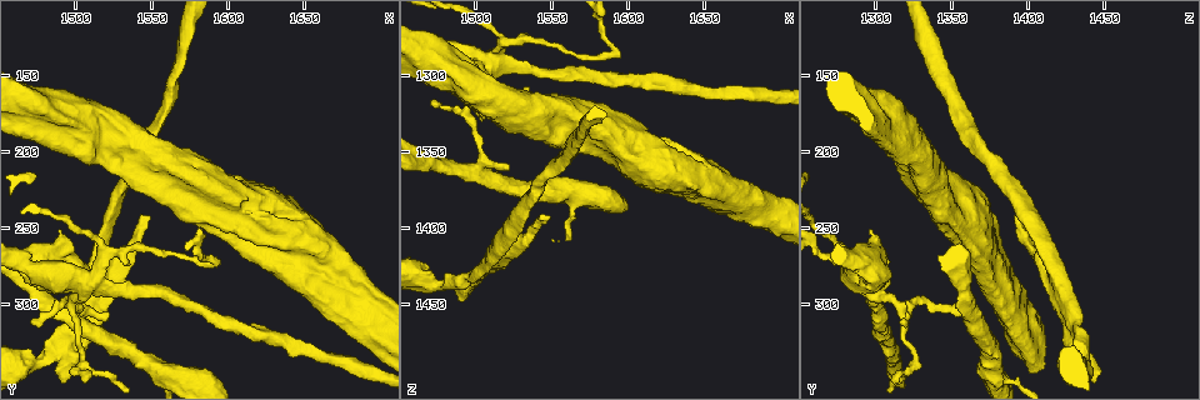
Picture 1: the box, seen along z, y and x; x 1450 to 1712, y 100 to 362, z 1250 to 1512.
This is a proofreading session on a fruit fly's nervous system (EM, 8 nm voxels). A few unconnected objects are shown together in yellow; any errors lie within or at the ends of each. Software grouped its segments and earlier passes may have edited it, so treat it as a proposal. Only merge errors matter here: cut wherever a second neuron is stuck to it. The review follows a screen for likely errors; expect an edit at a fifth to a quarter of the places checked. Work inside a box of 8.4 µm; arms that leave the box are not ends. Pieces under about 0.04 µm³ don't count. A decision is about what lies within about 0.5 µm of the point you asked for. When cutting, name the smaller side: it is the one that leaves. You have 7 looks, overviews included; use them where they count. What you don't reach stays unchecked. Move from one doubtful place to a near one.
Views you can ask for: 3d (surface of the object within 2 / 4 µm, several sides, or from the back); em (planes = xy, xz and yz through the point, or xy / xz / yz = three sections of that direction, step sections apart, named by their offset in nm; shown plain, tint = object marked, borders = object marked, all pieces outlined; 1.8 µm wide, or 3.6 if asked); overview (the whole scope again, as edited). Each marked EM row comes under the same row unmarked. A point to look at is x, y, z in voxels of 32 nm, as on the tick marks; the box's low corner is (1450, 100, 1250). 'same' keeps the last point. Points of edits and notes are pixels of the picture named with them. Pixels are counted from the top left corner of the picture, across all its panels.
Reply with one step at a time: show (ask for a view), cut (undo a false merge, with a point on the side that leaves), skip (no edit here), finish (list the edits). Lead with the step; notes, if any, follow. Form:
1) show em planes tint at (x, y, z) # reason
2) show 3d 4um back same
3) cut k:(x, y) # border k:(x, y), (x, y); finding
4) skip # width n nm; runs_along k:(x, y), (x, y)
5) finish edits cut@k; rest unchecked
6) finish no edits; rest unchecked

show em 3.6um xy step 16 tint at (1566, 210, 1326)

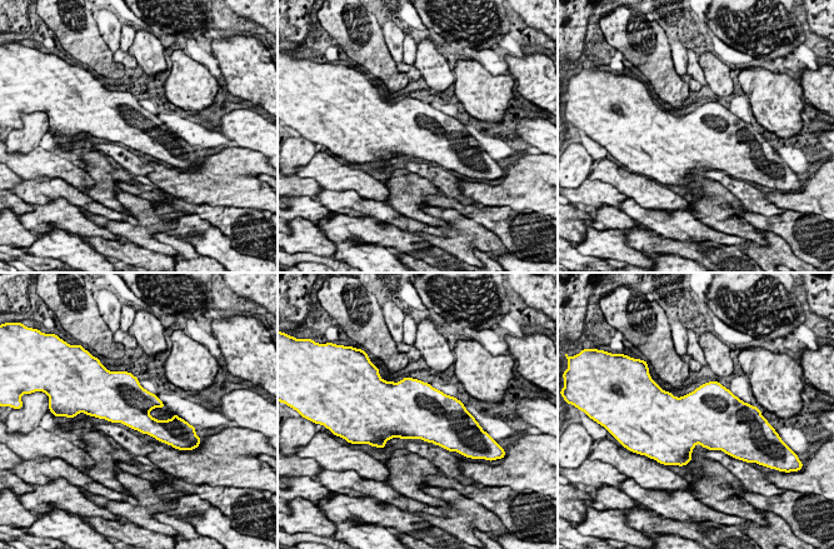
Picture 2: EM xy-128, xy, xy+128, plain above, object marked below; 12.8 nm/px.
show em 3.6um planes borders same

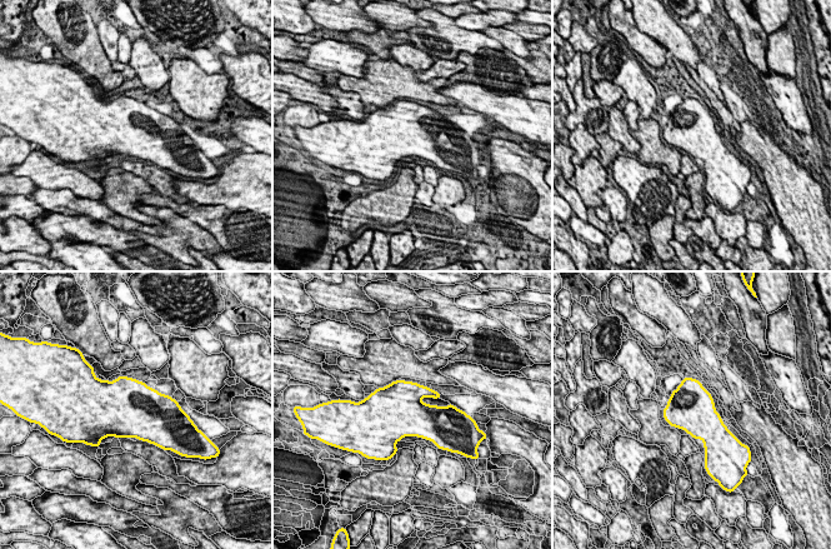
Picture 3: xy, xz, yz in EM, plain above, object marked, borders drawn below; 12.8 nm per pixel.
skip # width 600 nm; one neuron here

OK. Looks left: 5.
show em 3.6um xz step 8 tint at (1606, 234, 1354) # calibre changes

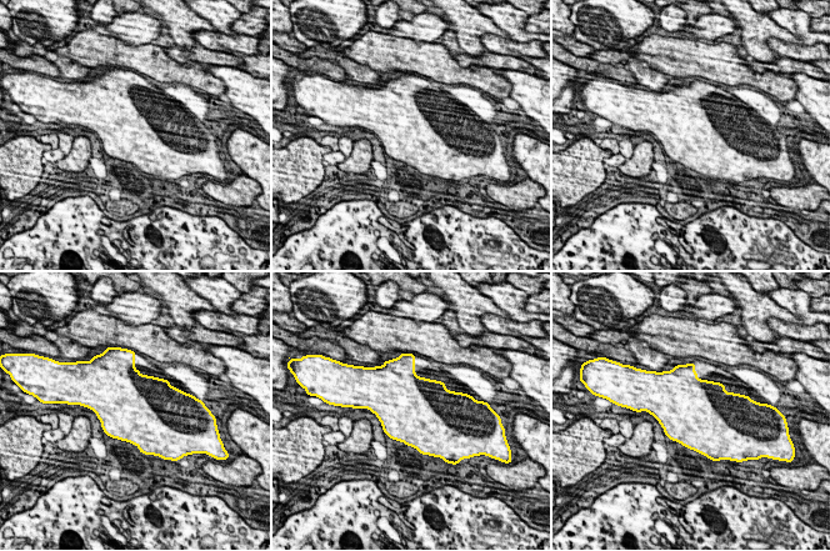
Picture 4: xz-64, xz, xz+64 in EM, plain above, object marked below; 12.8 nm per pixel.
show em 3.6um planes tint same # another direction

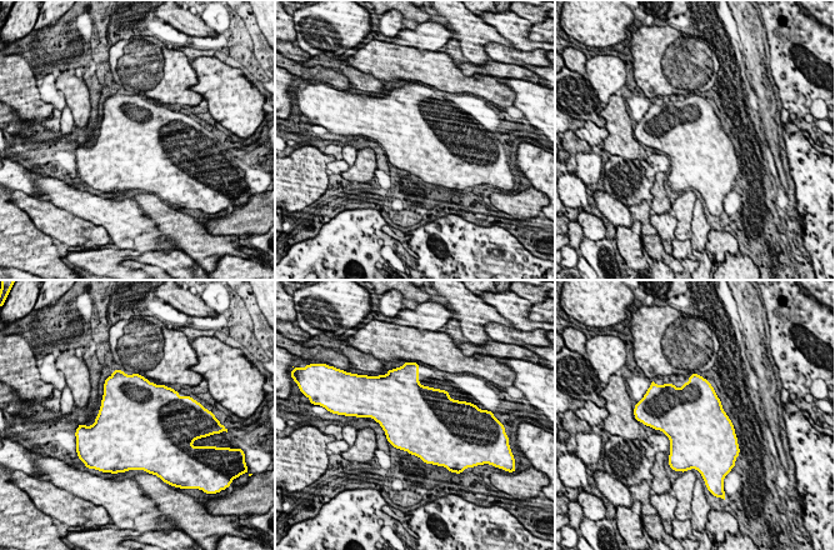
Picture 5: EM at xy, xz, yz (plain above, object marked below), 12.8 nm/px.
skip # width 800 nm; all the same neuron

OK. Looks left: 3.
show 3d 2um at (1590, 272, 1284) # abrupt turn

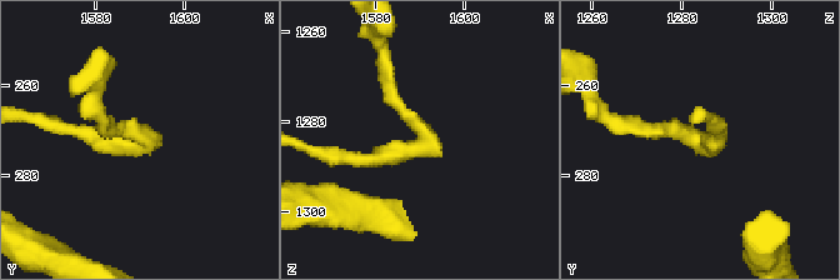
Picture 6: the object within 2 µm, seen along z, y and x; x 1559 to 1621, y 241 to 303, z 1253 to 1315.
show em xy step 8 borders at (1590, 274, 1285) # need the tissue

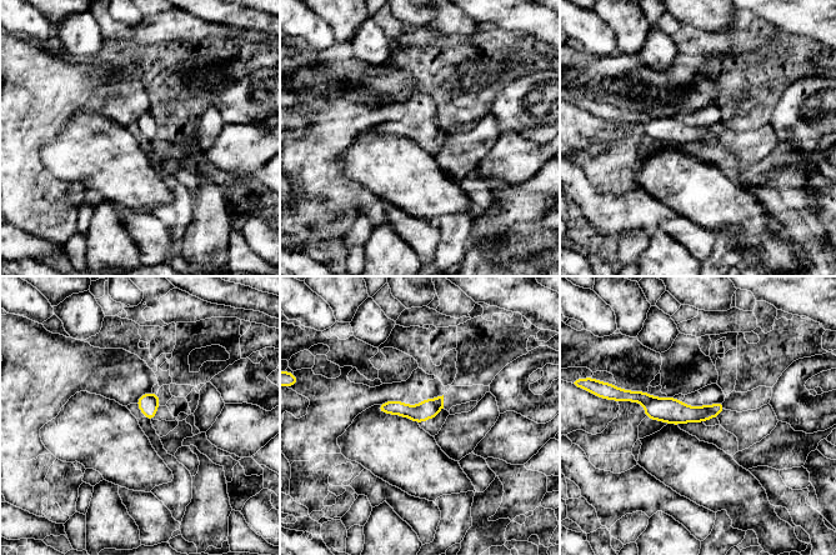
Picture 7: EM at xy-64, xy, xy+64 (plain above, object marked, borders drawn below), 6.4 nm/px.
skip # runs_along 7:(629, 396), (675, 413), (721, 406); continuous, no second neuron

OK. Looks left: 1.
finish no edits; rest unchecked

